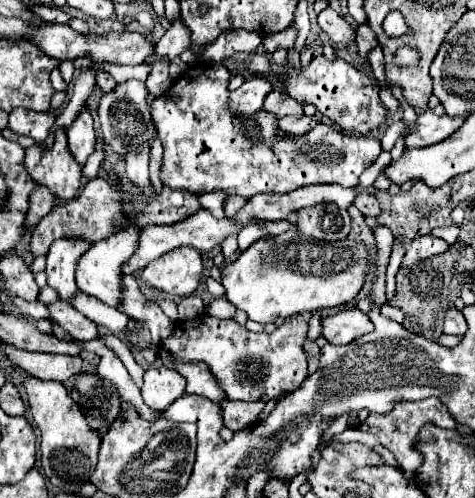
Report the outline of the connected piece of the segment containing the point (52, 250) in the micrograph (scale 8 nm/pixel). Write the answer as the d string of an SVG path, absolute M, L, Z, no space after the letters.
M67 237L51 243L47 253L47 283L59 291L63 301L71 301L77 285L75 285L75 269L81 255L91 247L91 243L83 237Z

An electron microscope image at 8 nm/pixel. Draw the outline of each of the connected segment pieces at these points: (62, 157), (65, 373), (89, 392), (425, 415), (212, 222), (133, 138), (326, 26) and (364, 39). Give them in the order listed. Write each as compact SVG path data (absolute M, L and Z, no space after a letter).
M57 131L57 139L49 151L41 151L37 145L25 149L25 169L33 177L35 183L45 185L55 197L71 201L81 189L81 167L75 163L69 147L65 131Z
M3 345L1 353L15 367L19 367L19 369L27 371L29 375L43 379L43 381L65 383L73 375L77 375L81 365L83 365L81 357L55 355L55 353L29 353L29 351L21 351L13 345Z
M83 371L77 375L73 391L79 393L77 405L81 407L81 413L85 415L89 427L99 435L109 431L121 411L121 397L117 387L97 373Z
M439 399L405 401L405 403L397 403L397 407L389 415L373 415L371 413L357 429L355 427L349 427L343 433L333 435L333 441L337 441L337 443L353 443L353 441L357 441L357 443L363 443L367 447L383 445L385 449L389 449L395 455L399 469L403 469L403 471L407 471L407 469L409 471L415 471L421 465L421 453L419 451L413 451L413 443L417 439L417 431L425 423L435 423L439 427L449 427L449 423L451 423L451 429L457 427L455 419L449 415L447 407Z
M201 209L197 215L191 215L189 219L185 219L185 223L177 223L177 227L155 227L155 225L149 225L149 227L143 227L139 231L139 245L137 245L137 251L129 257L129 261L121 267L121 273L123 275L131 275L131 273L137 273L141 269L145 269L151 261L155 261L157 257L177 249L177 247L193 247L197 249L199 253L209 253L211 249L219 247L221 241L227 237L227 235L235 235L239 233L243 227L237 227L233 223L233 219L215 219L207 209Z
M131 79L123 85L117 85L115 91L103 95L99 105L103 139L115 153L123 155L123 159L127 161L127 177L139 189L149 189L149 143L157 133L145 97L147 97L145 83Z
M325 7L317 15L317 23L319 23L321 31L325 31L331 39L331 43L337 47L347 47L349 43L355 41L355 29L343 17L339 17L337 11L331 7Z
M359 25L357 27L357 49L359 49L359 57L367 57L369 51L373 51L377 47L377 37L375 33L371 31L369 25Z

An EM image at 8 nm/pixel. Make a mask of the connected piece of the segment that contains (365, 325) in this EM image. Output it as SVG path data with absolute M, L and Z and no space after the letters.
M351 307L351 309L339 311L335 315L323 317L321 325L323 325L323 337L331 345L347 345L353 339L373 331L369 317L365 313L361 313L357 307Z

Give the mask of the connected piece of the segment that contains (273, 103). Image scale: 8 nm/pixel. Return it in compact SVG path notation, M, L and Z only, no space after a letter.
M269 91L263 103L263 111L273 113L277 117L285 117L285 115L303 115L303 105L297 103L295 99L285 99L283 91Z

